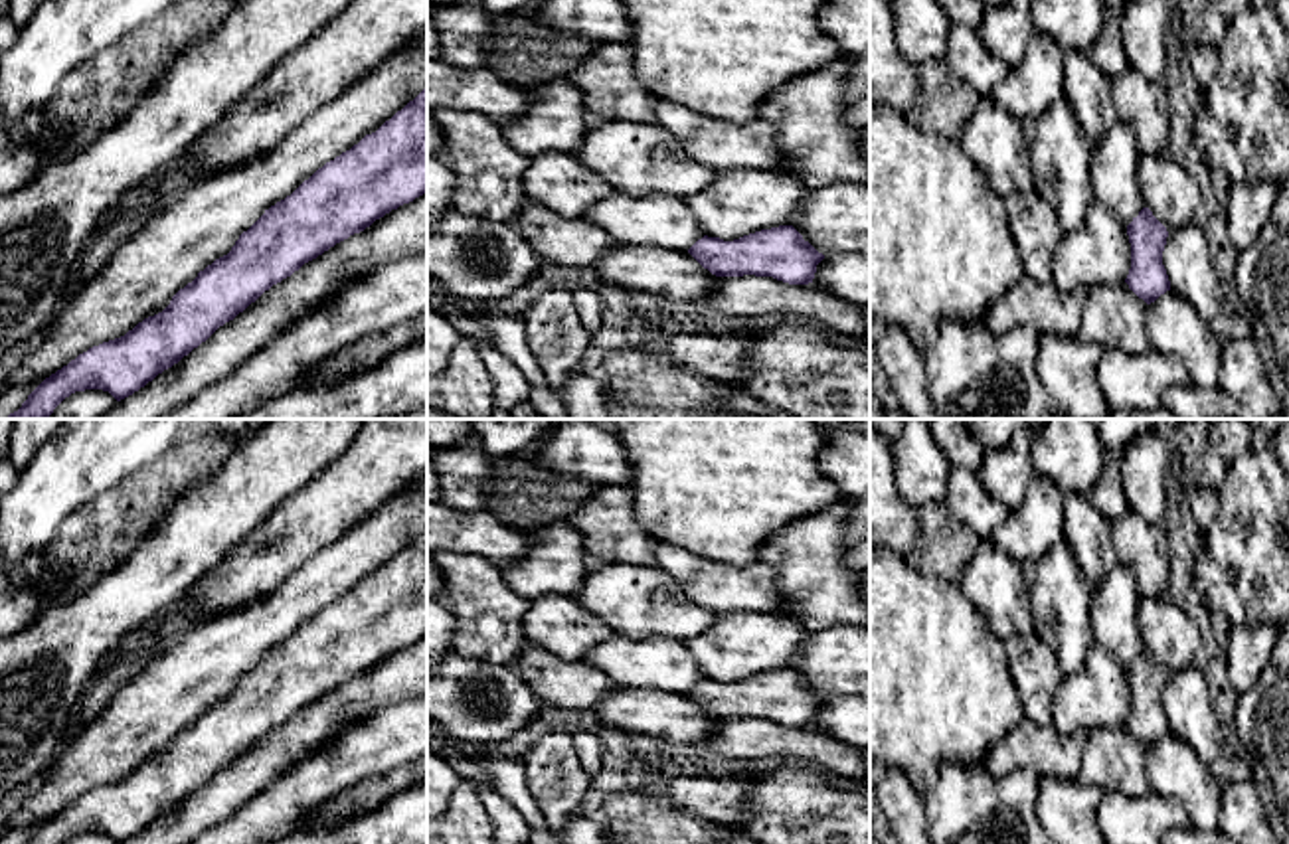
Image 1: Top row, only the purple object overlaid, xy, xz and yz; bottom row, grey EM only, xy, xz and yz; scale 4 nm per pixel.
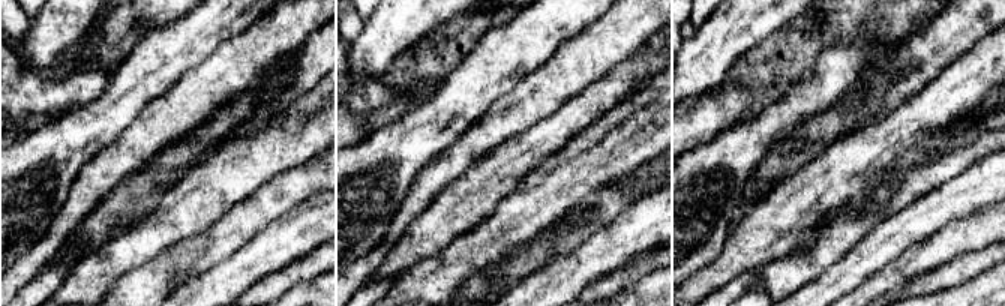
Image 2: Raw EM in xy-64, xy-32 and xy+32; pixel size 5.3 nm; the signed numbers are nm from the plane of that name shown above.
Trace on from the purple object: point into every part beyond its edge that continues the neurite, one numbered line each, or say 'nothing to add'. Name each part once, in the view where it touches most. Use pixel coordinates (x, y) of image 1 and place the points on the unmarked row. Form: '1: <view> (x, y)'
nothing to add

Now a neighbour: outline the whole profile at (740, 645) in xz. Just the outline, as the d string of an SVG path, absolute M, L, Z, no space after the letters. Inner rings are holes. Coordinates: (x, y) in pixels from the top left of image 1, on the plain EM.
M722 613L708 633L682 640L708 680L743 678L793 668L809 633L771 613Z

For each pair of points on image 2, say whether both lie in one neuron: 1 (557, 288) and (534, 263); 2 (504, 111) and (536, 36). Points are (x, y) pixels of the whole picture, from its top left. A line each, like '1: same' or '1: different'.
1: different
2: different

